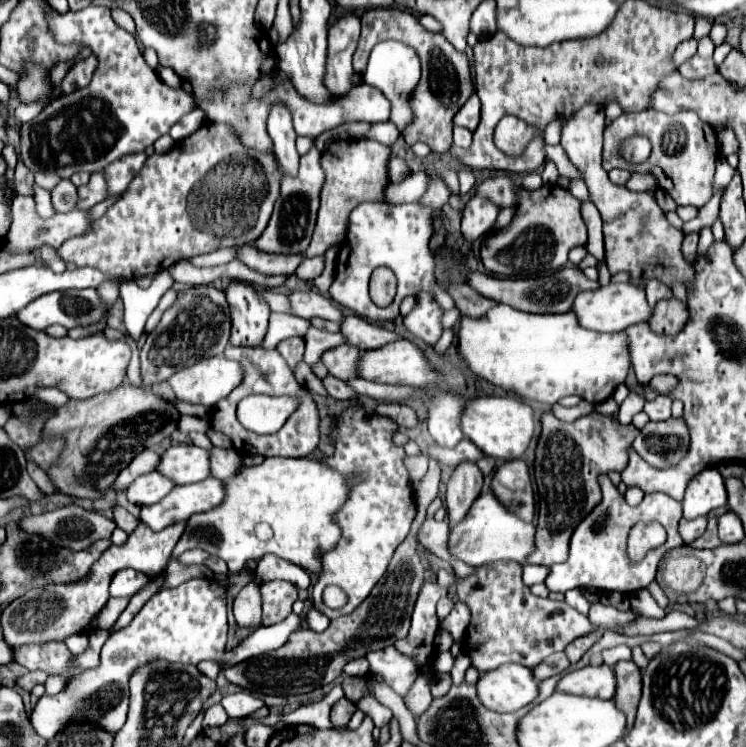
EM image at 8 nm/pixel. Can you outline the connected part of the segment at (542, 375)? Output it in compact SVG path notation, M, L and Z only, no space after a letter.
M503 303L479 319L461 319L459 351L479 377L511 389L525 399L549 405L567 395L579 395L589 403L603 403L613 395L617 385L625 383L631 367L625 333L587 331L571 311L561 315L531 315Z

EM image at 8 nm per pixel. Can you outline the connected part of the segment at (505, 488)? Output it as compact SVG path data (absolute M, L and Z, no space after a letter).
M513 459L503 463L495 471L491 487L507 509L511 509L523 521L533 521L535 499L533 499L529 467L523 459Z

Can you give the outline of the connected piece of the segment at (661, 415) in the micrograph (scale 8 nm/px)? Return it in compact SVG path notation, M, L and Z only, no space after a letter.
M657 397L653 401L645 403L643 409L651 421L665 421L671 417L671 399L669 397Z

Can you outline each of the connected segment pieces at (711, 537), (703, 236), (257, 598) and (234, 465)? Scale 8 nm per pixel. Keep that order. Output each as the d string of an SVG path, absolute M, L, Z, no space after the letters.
M711 517L711 519L709 519L707 531L705 531L699 539L695 539L691 545L697 547L697 549L713 549L713 547L721 545L721 541L719 541L719 537L717 537L717 517Z
M711 227L703 228L699 233L699 242L697 247L697 250L700 253L700 255L705 255L707 249L711 246L713 242L714 237Z
M249 581L239 595L235 597L233 603L233 613L237 619L237 625L241 627L255 627L261 619L261 595L259 595L259 585L255 581Z
M211 449L211 475L217 479L231 479L243 467L243 457L235 449Z

